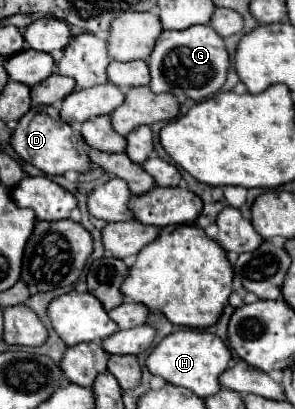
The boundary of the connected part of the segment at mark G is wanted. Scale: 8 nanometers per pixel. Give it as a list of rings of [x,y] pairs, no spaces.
[[[190,26],[182,32],[166,30],[158,36],[156,46],[148,60],[150,66],[150,84],[152,92],[170,92],[178,100],[204,100],[214,96],[226,82],[226,72],[230,66],[224,40],[210,26]]]

